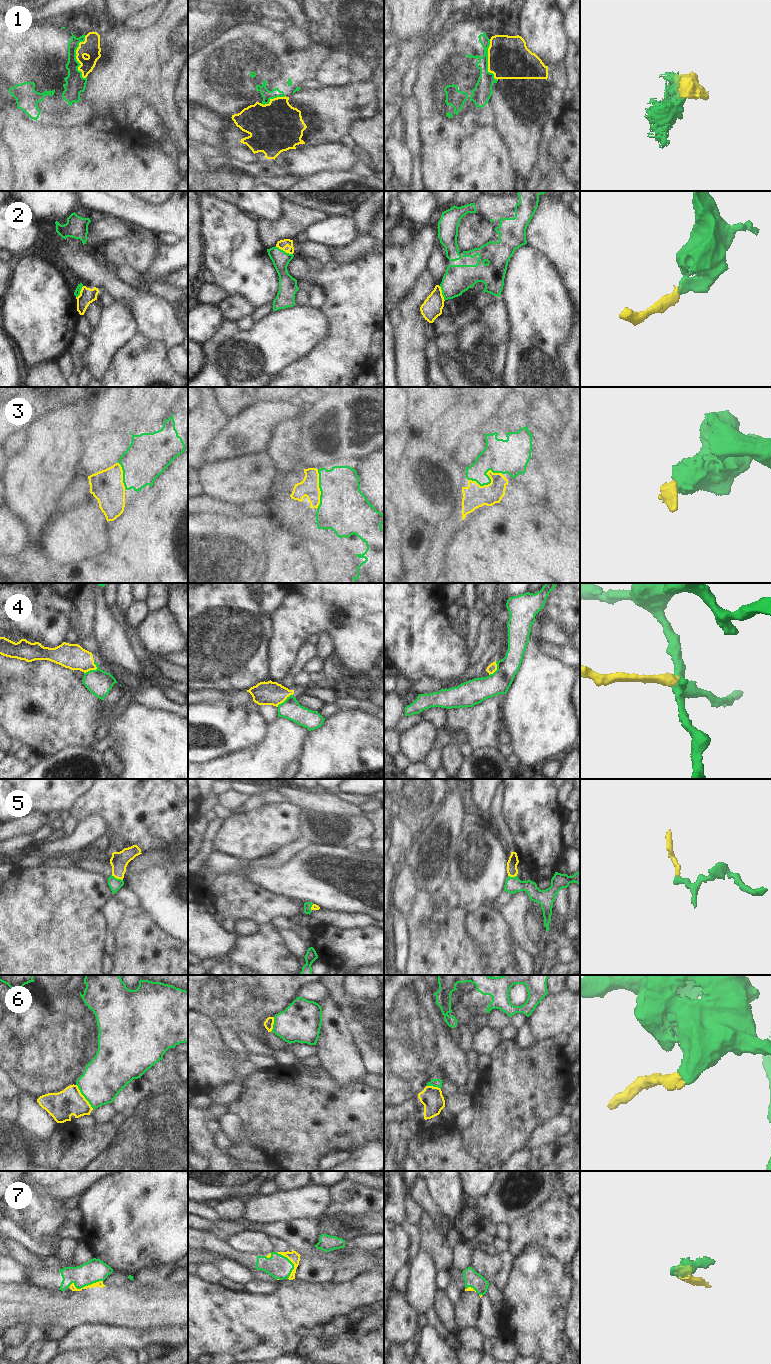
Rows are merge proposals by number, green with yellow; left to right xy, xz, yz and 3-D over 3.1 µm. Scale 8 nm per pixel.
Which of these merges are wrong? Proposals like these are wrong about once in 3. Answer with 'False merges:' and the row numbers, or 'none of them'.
False merges: 1, 2, 4, 6

